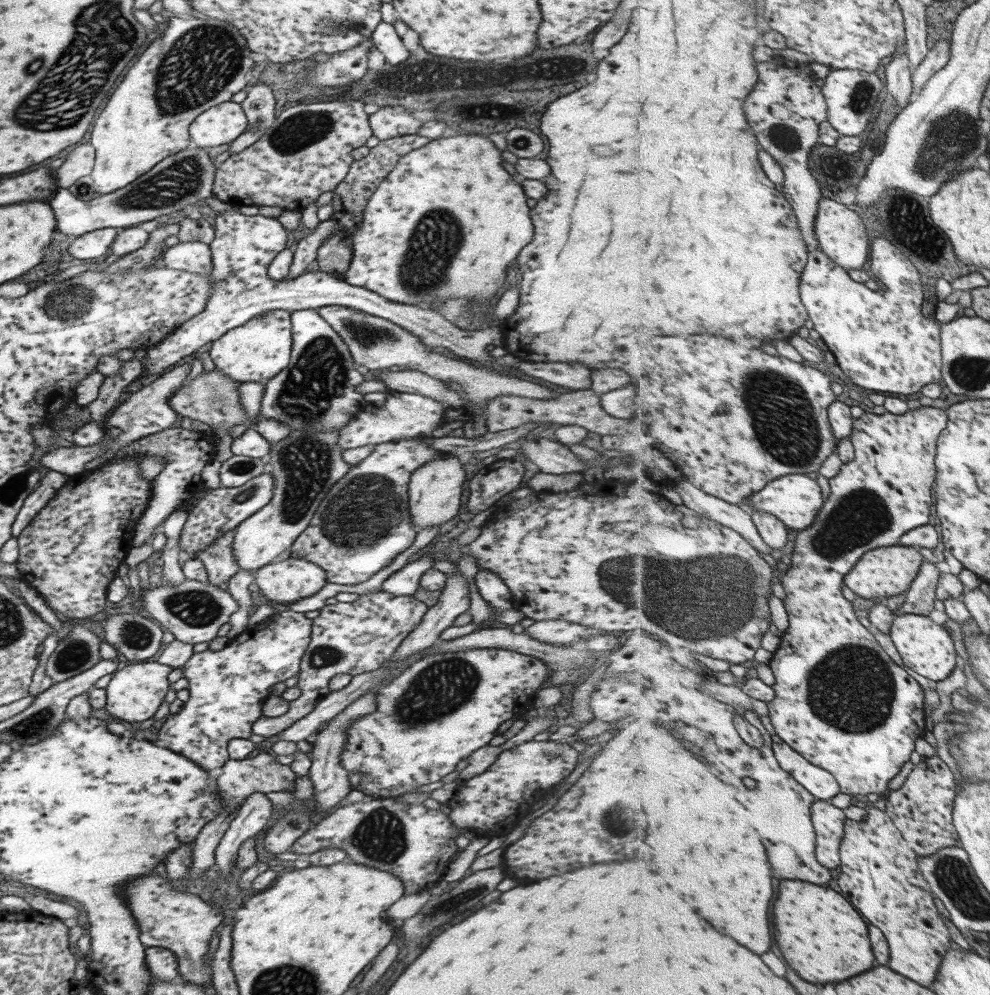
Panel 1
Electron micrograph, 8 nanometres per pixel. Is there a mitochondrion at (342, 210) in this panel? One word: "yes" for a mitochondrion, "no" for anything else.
no

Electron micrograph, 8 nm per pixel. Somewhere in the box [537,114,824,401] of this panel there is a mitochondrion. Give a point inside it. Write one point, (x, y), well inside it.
(782, 137)

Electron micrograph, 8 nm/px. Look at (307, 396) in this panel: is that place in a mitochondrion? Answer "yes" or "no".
yes

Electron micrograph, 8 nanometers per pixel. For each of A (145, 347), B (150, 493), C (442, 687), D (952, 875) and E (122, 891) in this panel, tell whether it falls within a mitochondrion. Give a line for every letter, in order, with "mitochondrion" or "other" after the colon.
A: other
B: other
C: mitochondrion
D: mitochondrion
E: other

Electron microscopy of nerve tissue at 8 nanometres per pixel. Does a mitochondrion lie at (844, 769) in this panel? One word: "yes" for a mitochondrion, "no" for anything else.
no

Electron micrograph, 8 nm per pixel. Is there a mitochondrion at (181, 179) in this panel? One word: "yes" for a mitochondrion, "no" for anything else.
yes

